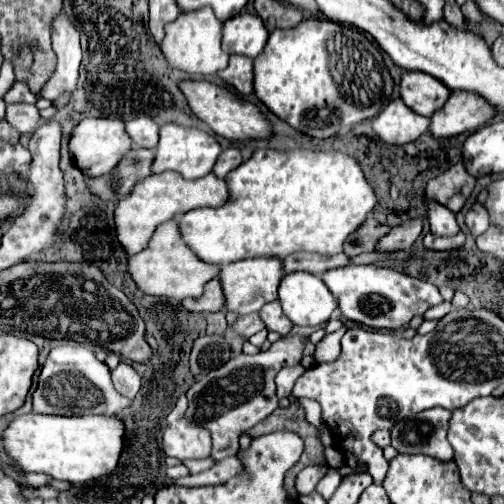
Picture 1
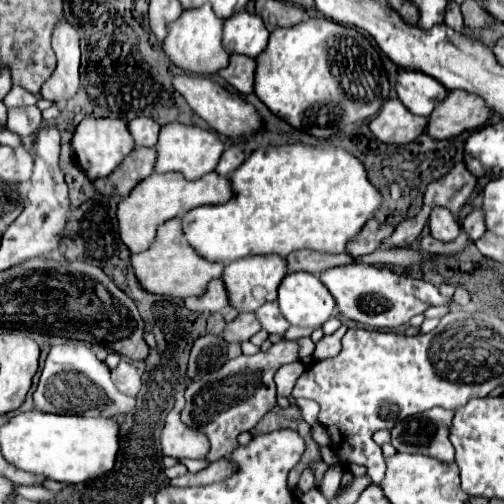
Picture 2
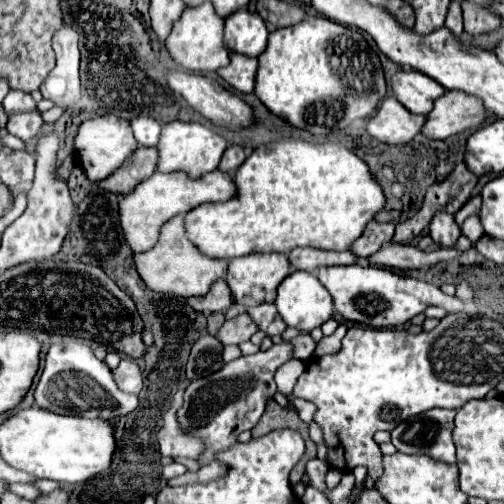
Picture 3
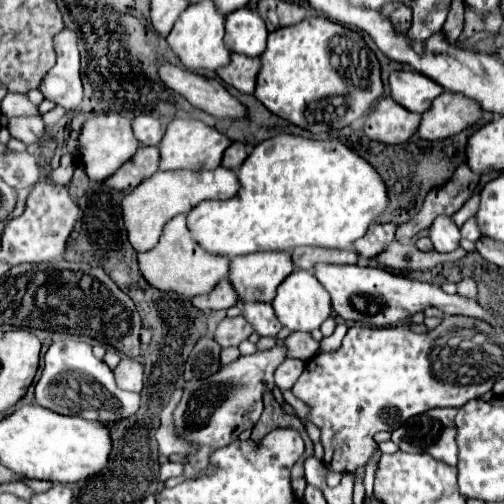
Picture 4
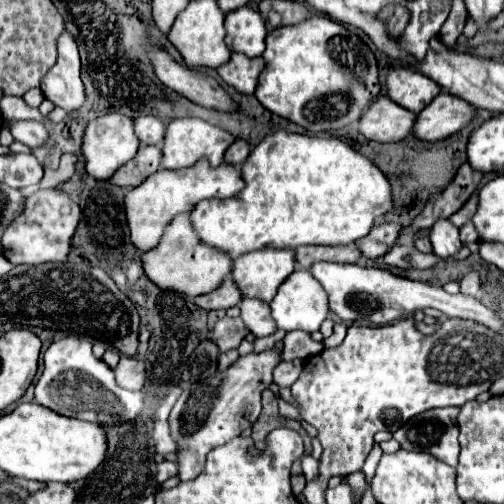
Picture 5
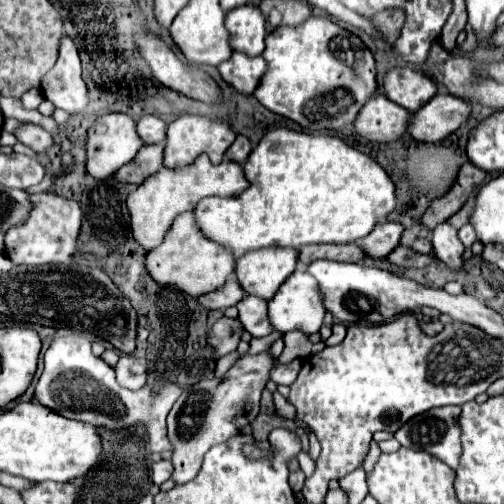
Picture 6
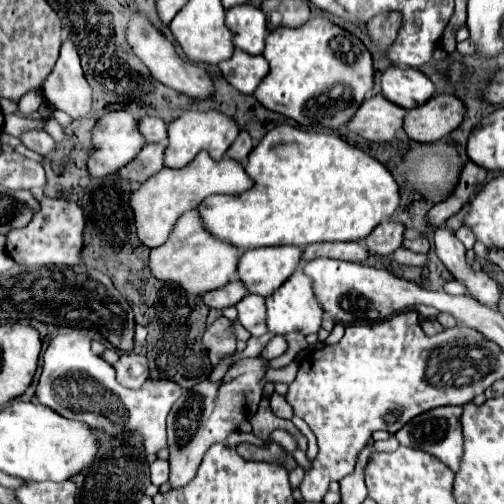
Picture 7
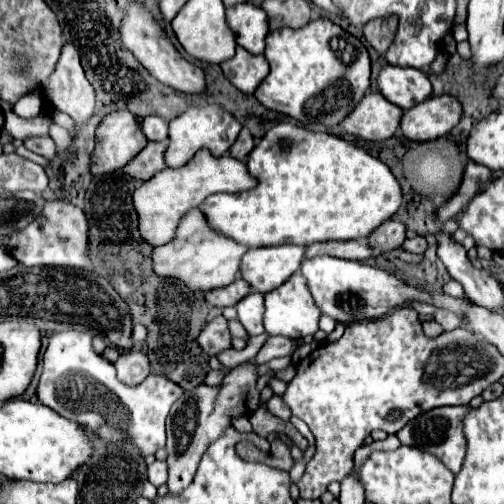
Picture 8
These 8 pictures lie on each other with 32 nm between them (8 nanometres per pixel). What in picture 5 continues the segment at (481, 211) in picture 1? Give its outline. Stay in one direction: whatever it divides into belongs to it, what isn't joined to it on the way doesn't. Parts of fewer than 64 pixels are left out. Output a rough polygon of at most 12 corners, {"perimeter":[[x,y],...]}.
{"perimeter":[[472,220],[460,228],[462,242],[478,242]]}

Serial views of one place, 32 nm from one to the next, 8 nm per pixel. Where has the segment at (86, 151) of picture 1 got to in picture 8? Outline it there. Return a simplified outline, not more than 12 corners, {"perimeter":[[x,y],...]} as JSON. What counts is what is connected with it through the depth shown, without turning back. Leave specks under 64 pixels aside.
{"perimeter":[[110,112],[96,128],[90,172],[122,170],[148,140],[132,112]]}

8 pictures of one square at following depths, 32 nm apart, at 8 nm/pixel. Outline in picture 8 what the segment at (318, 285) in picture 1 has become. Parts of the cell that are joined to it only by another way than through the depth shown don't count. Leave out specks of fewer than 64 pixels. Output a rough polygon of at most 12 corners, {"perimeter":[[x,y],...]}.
{"perimeter":[[294,272],[266,296],[270,336],[304,338],[318,330],[306,280]]}

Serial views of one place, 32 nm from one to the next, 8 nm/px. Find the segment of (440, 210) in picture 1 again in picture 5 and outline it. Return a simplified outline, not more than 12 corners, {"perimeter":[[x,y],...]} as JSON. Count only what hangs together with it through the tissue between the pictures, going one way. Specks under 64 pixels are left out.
{"perimeter":[[450,220],[430,228],[434,252],[442,258],[462,248],[458,228]]}

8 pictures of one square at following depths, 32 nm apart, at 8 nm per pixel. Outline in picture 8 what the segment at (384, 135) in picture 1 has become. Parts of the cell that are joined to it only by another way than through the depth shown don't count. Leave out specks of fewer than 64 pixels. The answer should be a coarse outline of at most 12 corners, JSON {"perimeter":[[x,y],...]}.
{"perimeter":[[380,92],[364,100],[340,128],[380,142],[400,128],[402,108]]}

